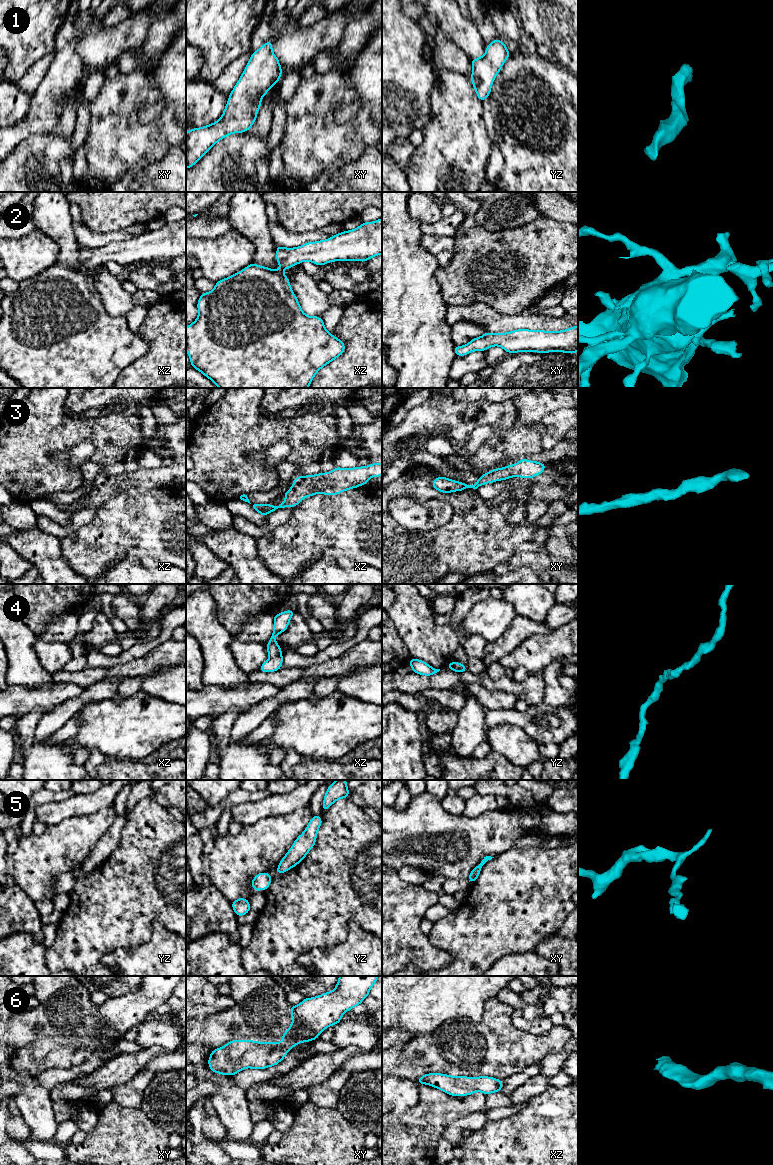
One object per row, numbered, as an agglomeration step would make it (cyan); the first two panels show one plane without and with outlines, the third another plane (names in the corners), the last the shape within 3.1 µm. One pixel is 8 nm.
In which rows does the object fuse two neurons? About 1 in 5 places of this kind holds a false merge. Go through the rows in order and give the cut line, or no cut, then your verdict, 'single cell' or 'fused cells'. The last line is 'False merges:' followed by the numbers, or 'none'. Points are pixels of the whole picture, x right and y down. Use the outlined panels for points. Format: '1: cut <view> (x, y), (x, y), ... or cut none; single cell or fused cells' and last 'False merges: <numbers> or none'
1: cut none; single cell
2: cut none; single cell
3: cut none; single cell
4: cut none; single cell
5: cut none; single cell
6: cut none; single cell
False merges: none

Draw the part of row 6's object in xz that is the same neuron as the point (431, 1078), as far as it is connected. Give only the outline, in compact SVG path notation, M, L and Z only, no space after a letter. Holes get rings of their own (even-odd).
M440 1073L424 1074L417 1080L418 1084L427 1084L440 1089L452 1096L466 1096L475 1092L488 1095L493 1092L501 1092L502 1081L488 1076L466 1077L450 1076Z

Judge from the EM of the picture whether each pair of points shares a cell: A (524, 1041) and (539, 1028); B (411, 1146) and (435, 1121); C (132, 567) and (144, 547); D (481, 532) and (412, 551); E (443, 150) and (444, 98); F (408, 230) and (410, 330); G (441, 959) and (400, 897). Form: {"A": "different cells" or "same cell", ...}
{"A": "different cells", "B": "same cell", "C": "different cells", "D": "same cell", "E": "same cell", "F": "same cell", "G": "same cell"}

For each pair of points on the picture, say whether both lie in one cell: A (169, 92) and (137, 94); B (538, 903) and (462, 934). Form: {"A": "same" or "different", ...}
{"A": "different", "B": "same"}

